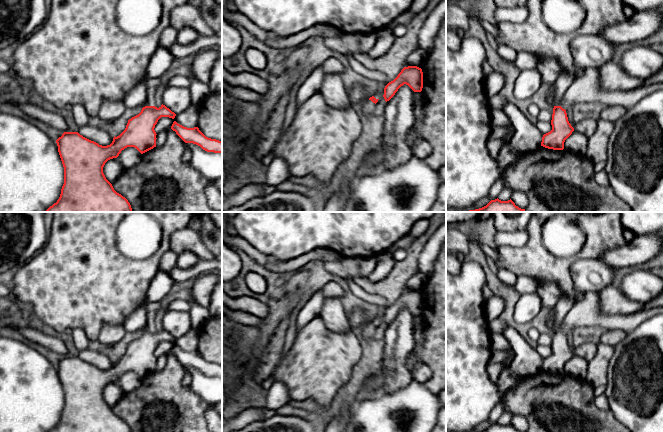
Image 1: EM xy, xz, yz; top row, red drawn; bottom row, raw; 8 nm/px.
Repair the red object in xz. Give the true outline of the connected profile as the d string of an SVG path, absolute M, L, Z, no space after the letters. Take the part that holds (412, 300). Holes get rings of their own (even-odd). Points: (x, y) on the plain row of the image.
M417 290L404 291L398 300L385 310L383 319L385 325L389 325L404 308L414 316L421 316L423 312L422 293Z

